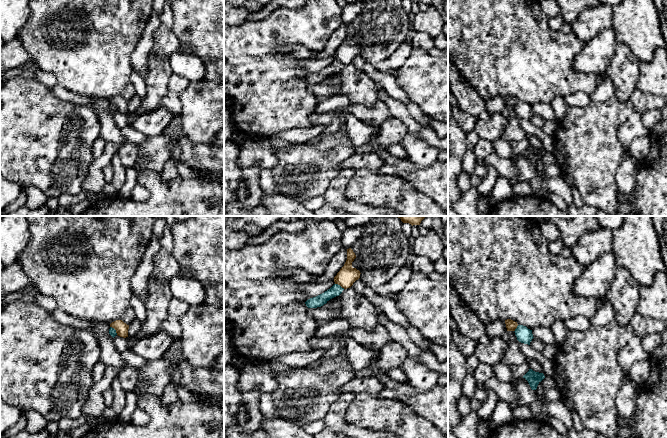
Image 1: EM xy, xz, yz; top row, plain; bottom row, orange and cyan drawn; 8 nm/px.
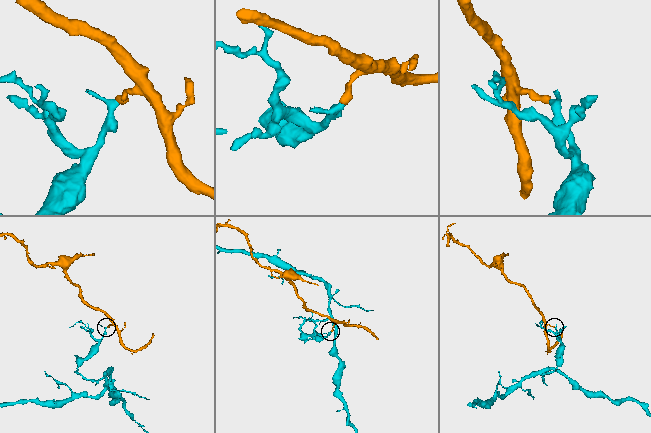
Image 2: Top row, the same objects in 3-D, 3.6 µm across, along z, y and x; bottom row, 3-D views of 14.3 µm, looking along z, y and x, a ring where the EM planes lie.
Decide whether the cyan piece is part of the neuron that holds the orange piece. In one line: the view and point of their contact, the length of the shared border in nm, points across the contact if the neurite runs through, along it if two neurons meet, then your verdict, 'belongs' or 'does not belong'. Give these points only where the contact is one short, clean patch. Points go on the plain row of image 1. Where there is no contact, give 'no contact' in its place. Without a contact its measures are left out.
xz (340, 61) | 90 nm | along xz (335, 59), (344, 64) | does not belong

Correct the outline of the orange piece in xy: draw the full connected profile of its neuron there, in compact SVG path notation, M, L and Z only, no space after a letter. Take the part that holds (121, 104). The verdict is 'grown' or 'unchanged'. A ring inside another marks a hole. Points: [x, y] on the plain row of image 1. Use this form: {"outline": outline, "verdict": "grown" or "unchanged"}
{"outline": "M116 96L110 100L110 103L116 106L118 112L126 114L128 113L129 101L124 99L122 96Z", "verdict": "unchanged"}

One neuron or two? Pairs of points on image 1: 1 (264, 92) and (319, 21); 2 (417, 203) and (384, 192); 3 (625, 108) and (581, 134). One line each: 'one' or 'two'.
1: one
2: one
3: one

